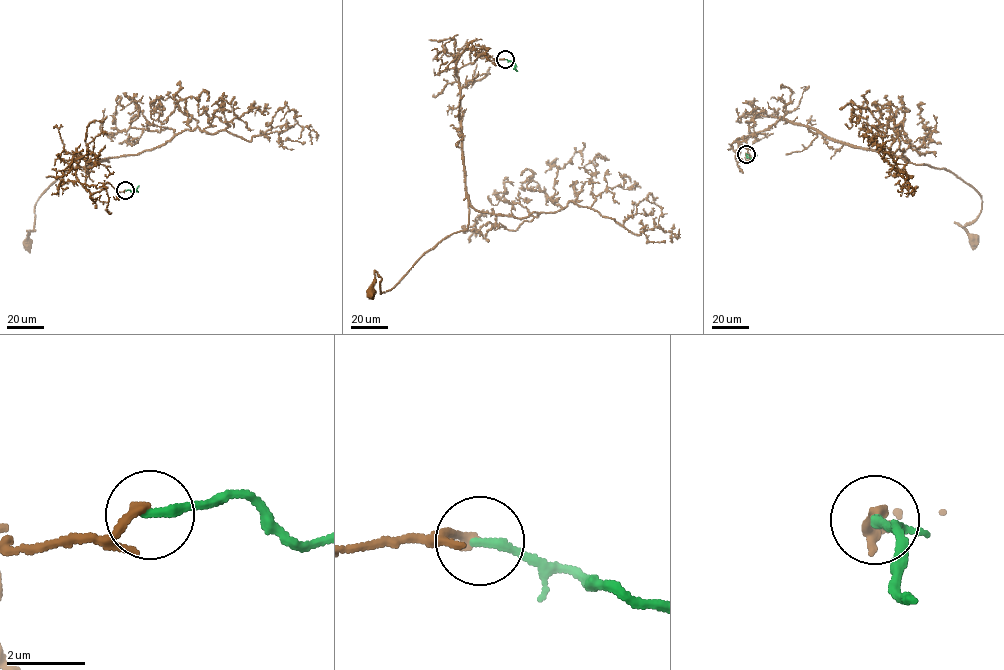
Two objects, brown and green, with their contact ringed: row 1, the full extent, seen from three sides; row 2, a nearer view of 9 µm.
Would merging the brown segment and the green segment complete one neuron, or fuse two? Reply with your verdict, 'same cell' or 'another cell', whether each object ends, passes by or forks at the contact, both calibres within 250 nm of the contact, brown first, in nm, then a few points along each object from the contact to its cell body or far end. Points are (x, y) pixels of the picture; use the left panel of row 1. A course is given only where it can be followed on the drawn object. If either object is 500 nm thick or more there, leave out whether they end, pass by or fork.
another cell; brown ends; green ends; calibres 240 and 240 nm; course brown (124, 190), (80, 182), (82, 157), (108, 161), (71, 168), (50, 184), (35, 205), (27, 243); course green (125, 190), (135, 191), (138, 185)

